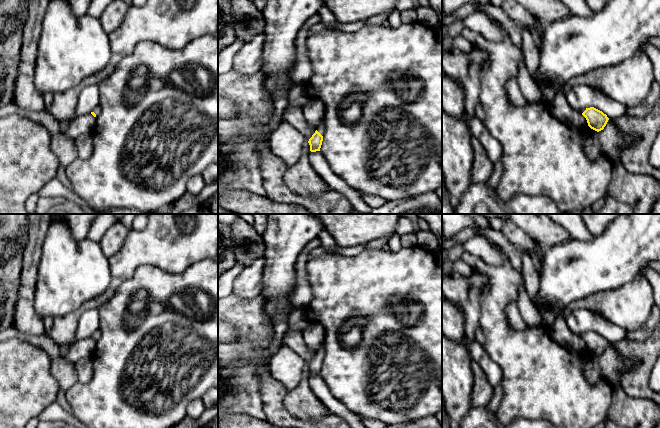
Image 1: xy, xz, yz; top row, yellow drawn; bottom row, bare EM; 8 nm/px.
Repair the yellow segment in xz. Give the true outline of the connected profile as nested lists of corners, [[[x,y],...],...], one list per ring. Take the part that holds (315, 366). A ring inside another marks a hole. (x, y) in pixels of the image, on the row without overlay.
[[[323,343],[319,351],[315,355],[315,357],[312,359],[312,361],[308,365],[311,376],[320,375],[322,365],[323,365],[324,355],[325,355],[325,346]]]

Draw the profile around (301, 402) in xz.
[[[305,365],[299,385],[289,391],[284,400],[287,411],[303,421],[319,421],[326,416],[326,406],[309,386],[310,369]]]

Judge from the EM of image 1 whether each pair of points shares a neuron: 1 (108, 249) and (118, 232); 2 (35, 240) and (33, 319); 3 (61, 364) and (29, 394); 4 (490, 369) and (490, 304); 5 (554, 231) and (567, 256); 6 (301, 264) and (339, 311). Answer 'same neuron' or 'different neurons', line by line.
1: same neuron
2: same neuron
3: different neurons
4: different neurons
5: different neurons
6: different neurons

